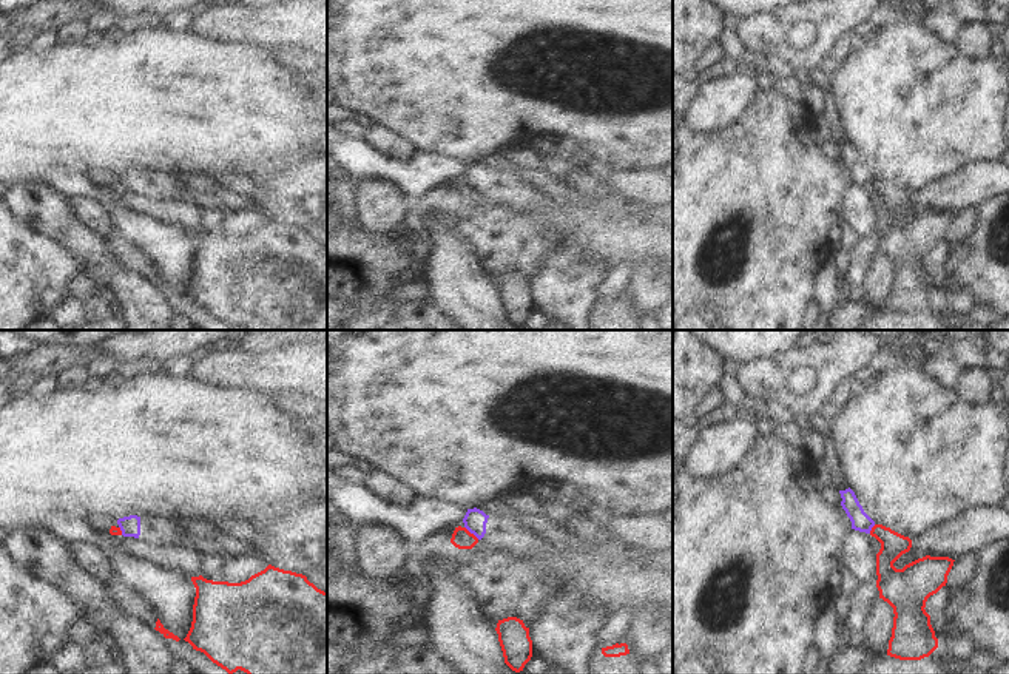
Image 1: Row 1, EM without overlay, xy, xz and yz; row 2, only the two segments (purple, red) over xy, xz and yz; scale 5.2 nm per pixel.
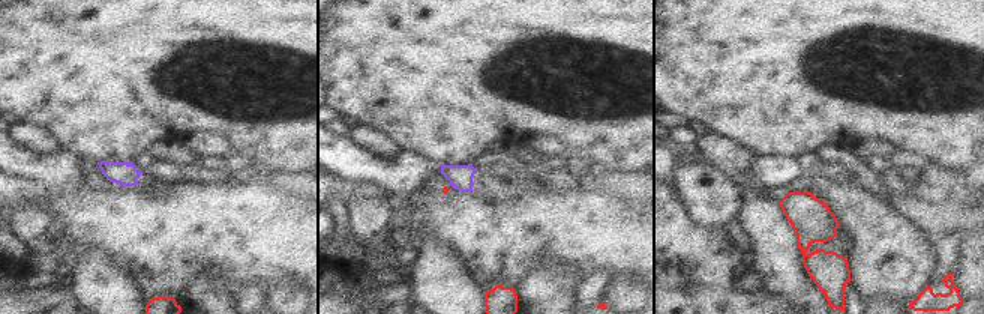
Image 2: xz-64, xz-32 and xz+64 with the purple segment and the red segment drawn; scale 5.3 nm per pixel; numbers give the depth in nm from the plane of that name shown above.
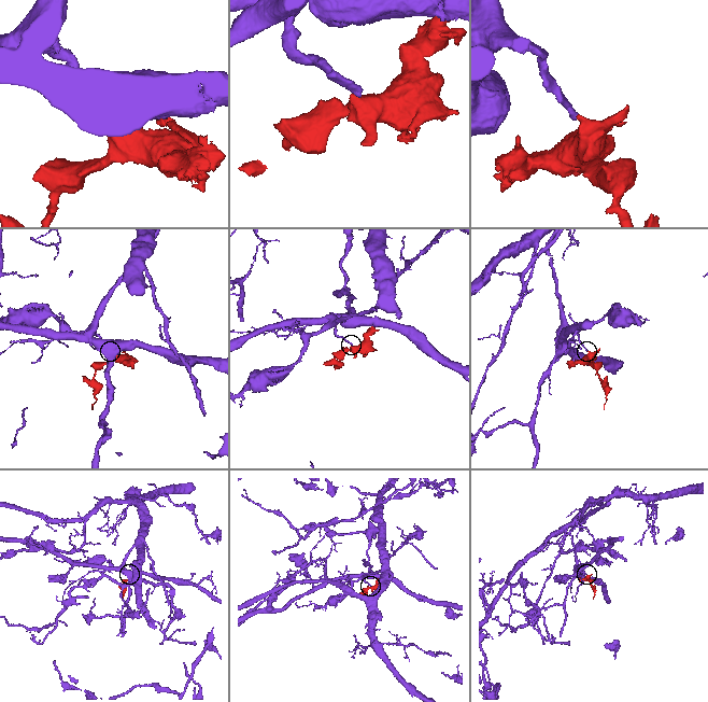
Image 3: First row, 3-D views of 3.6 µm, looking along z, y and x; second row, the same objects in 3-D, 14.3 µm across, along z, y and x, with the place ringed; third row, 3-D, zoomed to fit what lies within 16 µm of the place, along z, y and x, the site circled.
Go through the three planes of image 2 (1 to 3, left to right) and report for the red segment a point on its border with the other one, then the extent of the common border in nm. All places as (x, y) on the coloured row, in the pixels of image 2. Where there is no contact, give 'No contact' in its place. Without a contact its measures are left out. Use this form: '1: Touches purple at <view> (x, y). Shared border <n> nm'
1: No contact
2: No contact
3: No contact.

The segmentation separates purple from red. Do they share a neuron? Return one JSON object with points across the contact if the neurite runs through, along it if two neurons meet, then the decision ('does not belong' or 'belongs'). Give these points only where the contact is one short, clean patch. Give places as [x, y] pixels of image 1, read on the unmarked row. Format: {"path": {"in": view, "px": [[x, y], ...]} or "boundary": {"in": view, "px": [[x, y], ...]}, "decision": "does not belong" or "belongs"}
{"boundary": {"in": "xz", "px": [[465, 181], [479, 193]]}, "decision": "does not belong"}

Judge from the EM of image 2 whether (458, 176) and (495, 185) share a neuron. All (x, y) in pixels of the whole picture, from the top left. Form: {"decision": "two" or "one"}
{"decision": "one"}

